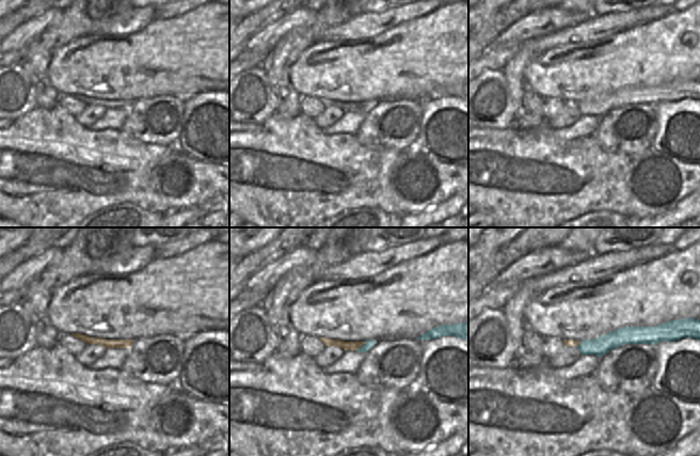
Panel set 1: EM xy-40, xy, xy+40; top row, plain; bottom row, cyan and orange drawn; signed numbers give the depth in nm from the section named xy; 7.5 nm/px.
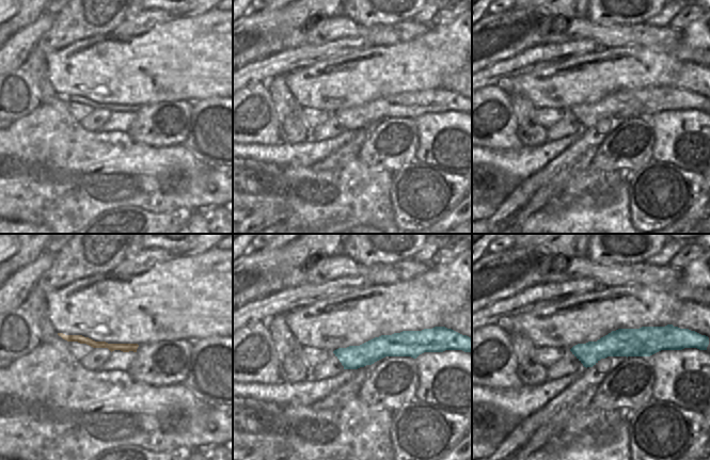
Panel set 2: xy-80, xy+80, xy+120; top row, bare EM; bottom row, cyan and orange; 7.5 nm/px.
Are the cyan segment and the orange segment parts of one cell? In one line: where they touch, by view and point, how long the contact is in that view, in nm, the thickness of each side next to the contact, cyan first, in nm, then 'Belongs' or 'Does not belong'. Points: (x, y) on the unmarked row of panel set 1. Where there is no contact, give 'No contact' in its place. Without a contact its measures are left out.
Touches cyan at xy (361, 107). Shared border 100 nm. Thickness 60 nm (cyan) against 60 nm. Does not belong.

